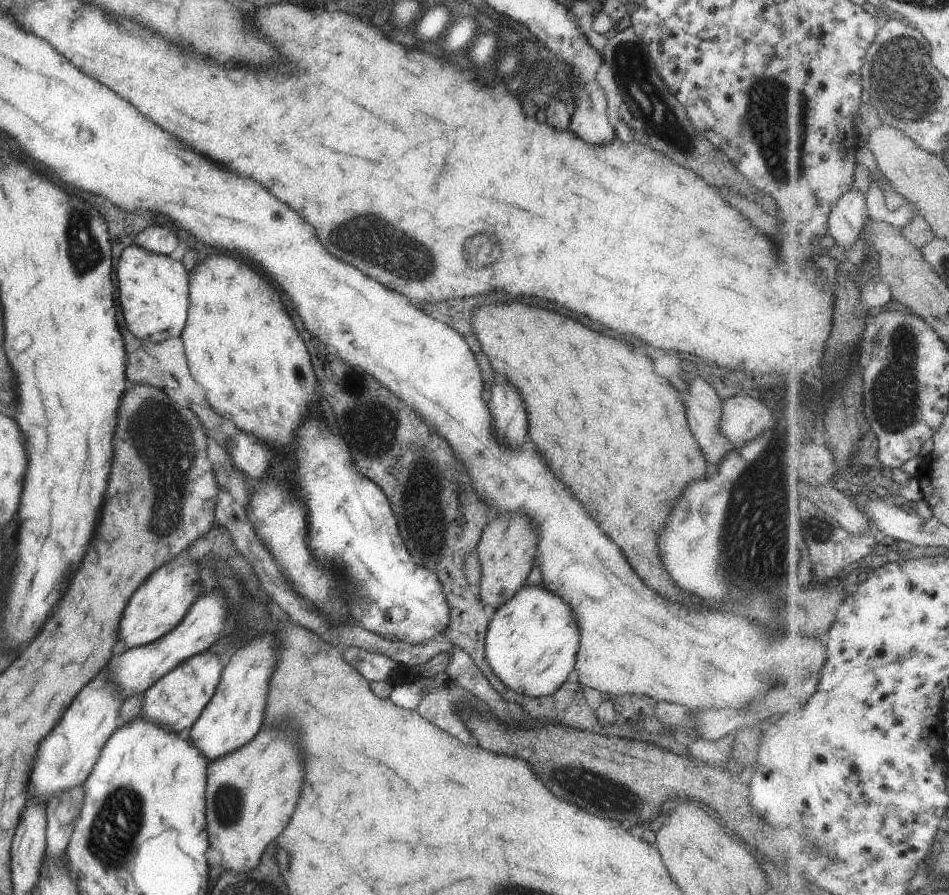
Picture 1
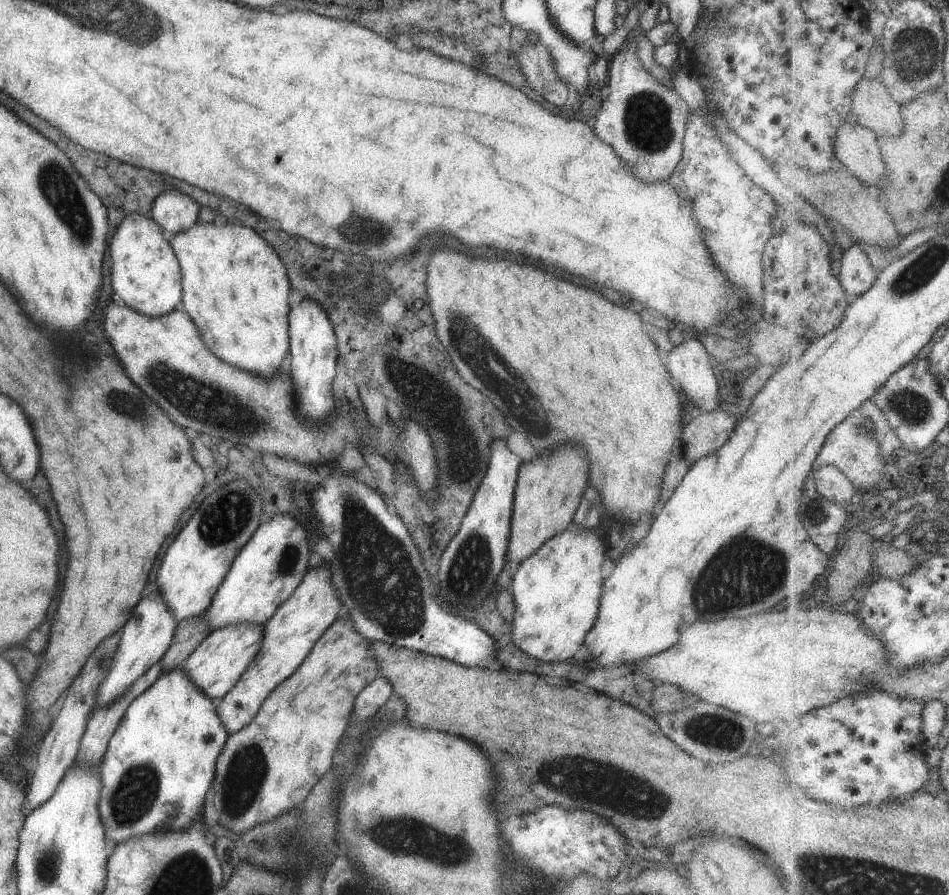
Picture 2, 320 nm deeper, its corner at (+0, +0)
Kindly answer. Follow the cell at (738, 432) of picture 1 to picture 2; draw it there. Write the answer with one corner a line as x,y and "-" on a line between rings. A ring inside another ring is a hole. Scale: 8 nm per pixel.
719,409
695,413
682,428
680,457
685,464
693,464
698,458
717,450
727,440
735,423
733,415

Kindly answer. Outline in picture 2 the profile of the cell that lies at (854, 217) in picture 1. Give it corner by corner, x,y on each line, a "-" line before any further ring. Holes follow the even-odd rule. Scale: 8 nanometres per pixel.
857,245
843,252
836,268
846,293
855,297
866,293
874,285
879,273
871,264
868,254

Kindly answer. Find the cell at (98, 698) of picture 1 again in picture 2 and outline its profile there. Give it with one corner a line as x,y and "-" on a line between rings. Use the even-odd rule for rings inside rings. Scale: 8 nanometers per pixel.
155,589
137,601
131,616
121,628
121,636
116,646
112,665
105,675
103,682
100,682
96,692
96,703
94,708
110,705
123,691
147,668
159,661
170,645
174,628
176,627
174,614
168,609
167,603

